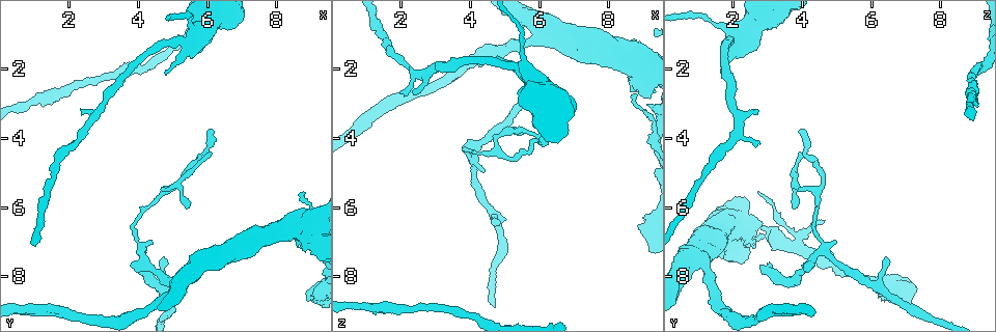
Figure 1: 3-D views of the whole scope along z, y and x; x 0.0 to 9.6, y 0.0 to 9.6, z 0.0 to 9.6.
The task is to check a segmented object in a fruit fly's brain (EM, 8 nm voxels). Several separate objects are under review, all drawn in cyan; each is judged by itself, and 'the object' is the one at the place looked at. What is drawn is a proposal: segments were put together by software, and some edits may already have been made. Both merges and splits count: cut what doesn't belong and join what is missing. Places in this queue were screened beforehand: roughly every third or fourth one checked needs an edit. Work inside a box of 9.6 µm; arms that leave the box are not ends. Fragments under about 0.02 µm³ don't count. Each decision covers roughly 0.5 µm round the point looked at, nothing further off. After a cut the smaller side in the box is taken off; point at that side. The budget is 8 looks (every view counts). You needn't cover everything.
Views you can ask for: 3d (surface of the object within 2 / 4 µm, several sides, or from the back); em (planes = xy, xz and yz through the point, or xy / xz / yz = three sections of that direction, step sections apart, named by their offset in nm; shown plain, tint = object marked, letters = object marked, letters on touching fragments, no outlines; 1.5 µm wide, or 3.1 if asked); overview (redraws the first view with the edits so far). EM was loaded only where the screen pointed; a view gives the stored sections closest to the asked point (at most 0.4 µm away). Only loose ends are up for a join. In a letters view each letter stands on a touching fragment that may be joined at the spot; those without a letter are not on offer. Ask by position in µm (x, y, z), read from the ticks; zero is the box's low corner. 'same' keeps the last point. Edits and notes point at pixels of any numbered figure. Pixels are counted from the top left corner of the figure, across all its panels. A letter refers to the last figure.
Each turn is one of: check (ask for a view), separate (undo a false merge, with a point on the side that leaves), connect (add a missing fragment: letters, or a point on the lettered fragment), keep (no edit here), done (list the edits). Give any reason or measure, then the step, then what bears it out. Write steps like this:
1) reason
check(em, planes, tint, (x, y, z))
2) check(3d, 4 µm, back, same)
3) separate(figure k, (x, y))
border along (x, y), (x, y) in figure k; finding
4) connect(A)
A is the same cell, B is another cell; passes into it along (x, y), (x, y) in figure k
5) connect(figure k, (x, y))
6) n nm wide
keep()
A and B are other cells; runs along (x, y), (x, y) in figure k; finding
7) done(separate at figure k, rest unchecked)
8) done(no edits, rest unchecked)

an open end
check(em, planes, letters, (8.95, 8.55, 6.30))

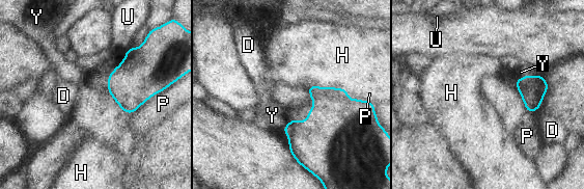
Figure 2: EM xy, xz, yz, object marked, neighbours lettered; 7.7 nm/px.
H touches over 340 nm
keep()
D, H, P, U and Y are other cells; border along (306, 87), (318, 85), (349, 89) in figure 2; no lettered fragment goes on from it

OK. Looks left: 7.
thin end
check(em, planes, letters, (6.10, 3.75, 3.90))

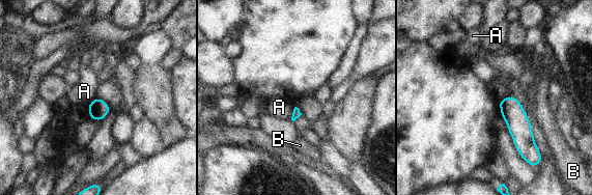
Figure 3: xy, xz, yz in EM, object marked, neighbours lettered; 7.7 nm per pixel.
A touches over 110 nm
keep()
A and B are other cells; border along (294, 107), (290, 119) in figure 3; none of them fits

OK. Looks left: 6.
a narrow waist
check(3d, 4 µm, (2.25, 4.10, 2.00))

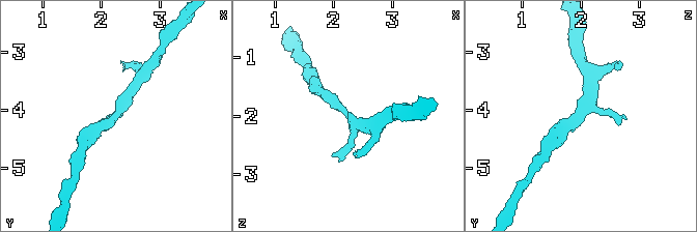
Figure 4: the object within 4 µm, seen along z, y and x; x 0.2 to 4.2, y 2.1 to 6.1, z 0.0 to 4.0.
shape alone is not enough
check(em, yz, step 8, tint, (2.30, 4.05, 1.95))

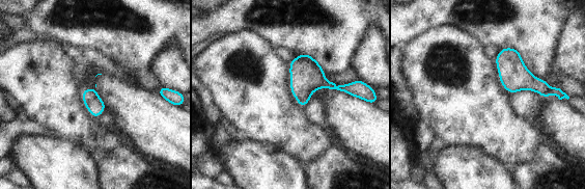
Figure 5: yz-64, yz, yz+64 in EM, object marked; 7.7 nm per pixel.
another direction
check(em, planes, letters, same)

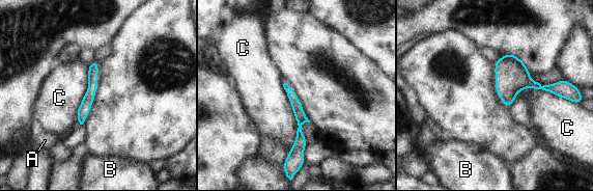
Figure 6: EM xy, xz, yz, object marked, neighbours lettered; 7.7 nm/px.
keep()
A, B and C are other cells; border along (87, 86), (77, 118) in figure 6; continuous, no second neuron

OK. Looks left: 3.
an open end
check(em, planes, letters, (5.45, 5.95, 3.75))

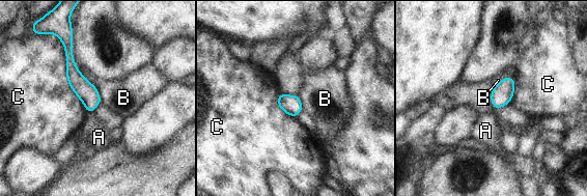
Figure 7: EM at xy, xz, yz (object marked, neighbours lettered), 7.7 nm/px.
160 nm wide
keep()
A, B and C are other cells; border along (94, 85), (102, 102) in figure 7; no lettered fragment goes on from it

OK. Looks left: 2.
done(no edits, rest unchecked)

